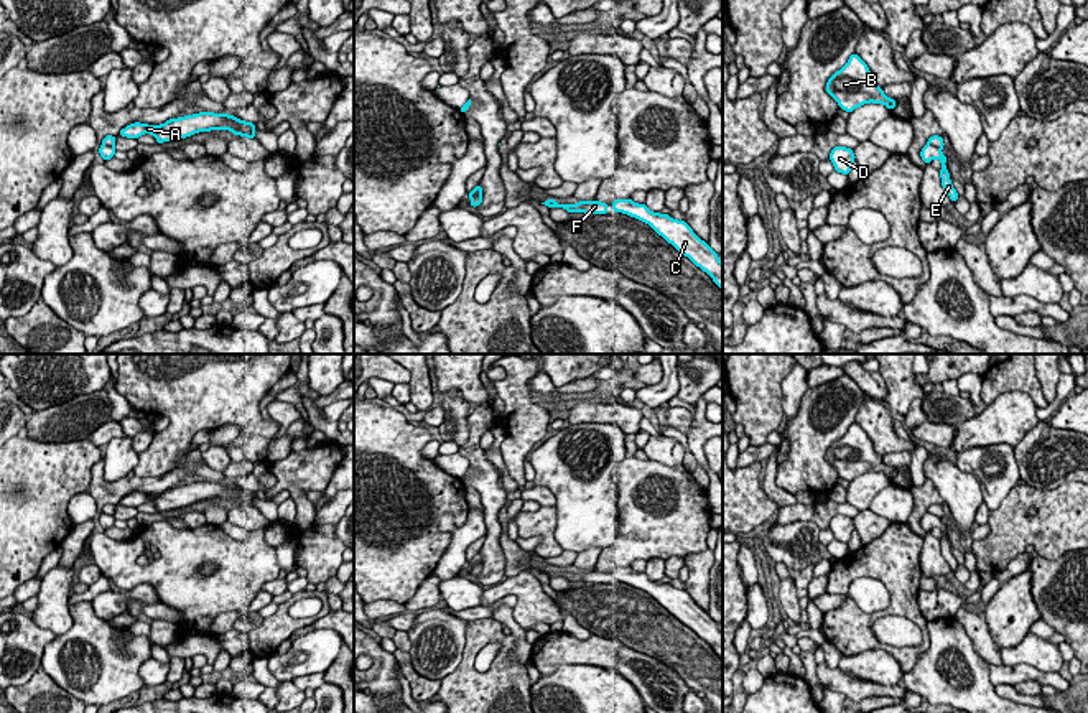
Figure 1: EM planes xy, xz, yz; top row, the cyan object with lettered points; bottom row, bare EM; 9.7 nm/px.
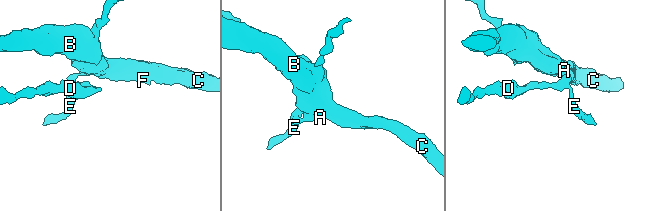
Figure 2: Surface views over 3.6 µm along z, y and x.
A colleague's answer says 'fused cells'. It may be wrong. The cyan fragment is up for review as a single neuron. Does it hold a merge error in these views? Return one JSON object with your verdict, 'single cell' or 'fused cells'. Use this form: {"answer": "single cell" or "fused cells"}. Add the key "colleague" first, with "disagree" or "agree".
{"colleague": "agree", "answer": "fused cells"}

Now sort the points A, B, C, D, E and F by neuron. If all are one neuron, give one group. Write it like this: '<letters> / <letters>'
A B C F / D E

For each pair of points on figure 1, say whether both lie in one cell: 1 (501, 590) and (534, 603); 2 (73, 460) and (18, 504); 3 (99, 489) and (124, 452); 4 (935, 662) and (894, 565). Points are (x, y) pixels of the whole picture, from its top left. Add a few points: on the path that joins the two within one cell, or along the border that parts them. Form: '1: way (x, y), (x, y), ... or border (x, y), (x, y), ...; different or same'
1: way (509, 590), (520, 590), (525, 595); same
2: way (60, 471), (48, 475), (32, 491); same
3: border (102, 460), (102, 476), (107, 481), (125, 478); different
4: border (927, 621), (929, 646), (904, 674); different

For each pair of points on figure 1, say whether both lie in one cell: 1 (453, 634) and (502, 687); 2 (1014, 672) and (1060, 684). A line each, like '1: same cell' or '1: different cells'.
1: different cells
2: same cell

